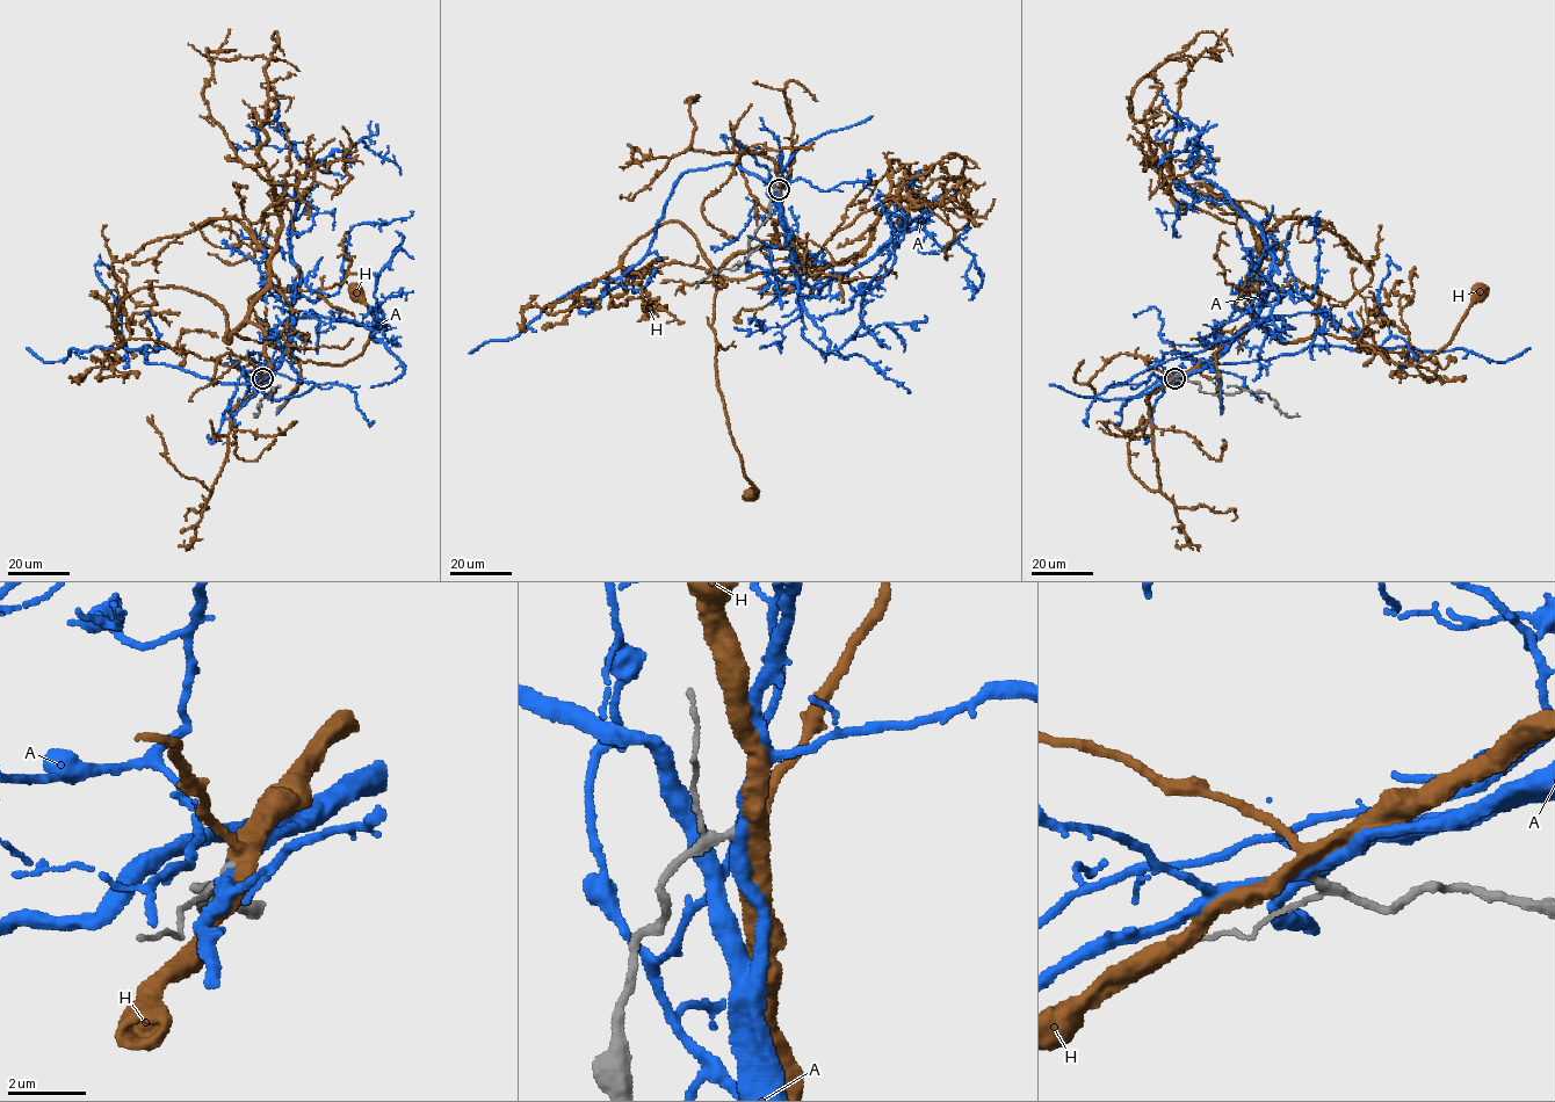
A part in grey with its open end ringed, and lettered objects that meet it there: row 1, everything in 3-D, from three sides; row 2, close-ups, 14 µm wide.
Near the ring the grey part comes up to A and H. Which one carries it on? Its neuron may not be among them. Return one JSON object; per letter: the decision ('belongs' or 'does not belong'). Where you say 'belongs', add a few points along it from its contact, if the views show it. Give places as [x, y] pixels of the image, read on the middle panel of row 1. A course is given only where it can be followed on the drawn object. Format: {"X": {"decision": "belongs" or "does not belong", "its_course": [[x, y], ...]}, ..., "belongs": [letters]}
{"A": {"decision": "does not belong"}, "H": {"decision": "does not belong"}, "belongs": []}

